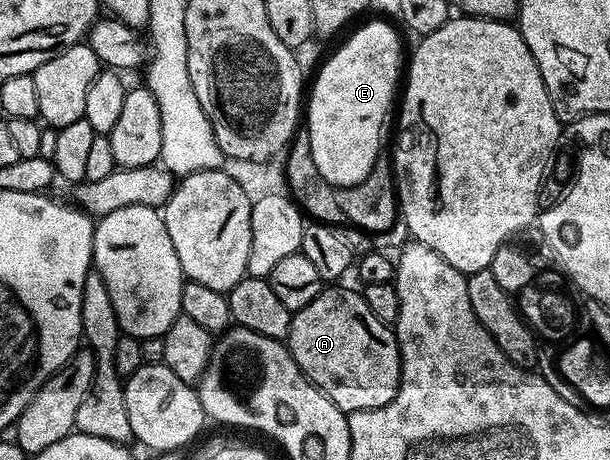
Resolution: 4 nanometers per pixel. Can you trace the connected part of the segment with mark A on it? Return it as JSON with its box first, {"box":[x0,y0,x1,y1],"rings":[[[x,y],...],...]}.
{"box":[285,287,399,414],"rings":[[[339,287],[324,288],[313,303],[292,316],[291,332],[285,338],[291,357],[308,381],[316,385],[341,412],[348,414],[385,407],[399,389],[399,344],[395,342],[392,326],[381,323],[381,319],[369,311],[369,303],[365,303],[362,292],[335,288]]]}

